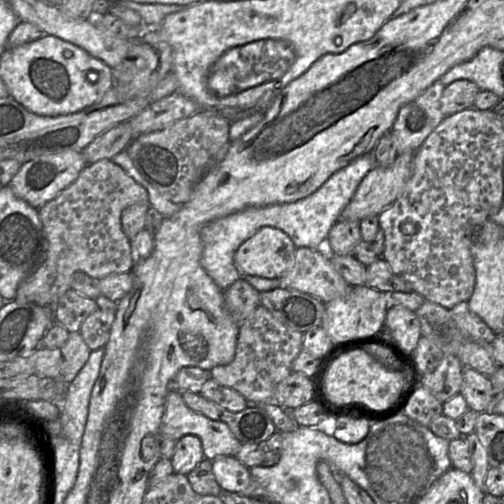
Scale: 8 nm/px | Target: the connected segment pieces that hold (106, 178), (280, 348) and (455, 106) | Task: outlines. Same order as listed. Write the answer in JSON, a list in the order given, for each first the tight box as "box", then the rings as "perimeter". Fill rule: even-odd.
[{"box":[14,159,149,307],"perimeter":[[[111,159],[88,164],[71,185],[38,209],[48,241],[47,257],[29,277],[19,284],[14,300],[54,307],[59,298],[71,289],[73,275],[76,272],[84,272],[93,279],[130,272],[134,263],[131,257],[130,240],[122,229],[121,215],[126,207],[133,204],[149,204],[145,188]]]},{"box":[210,305,303,404],"perimeter":[[[260,305],[239,326],[233,361],[211,369],[210,377],[240,393],[248,404],[274,402],[276,387],[292,373],[292,363],[302,346],[303,333],[288,328]]]},{"box":[440,80,480,116],"perimeter":[[[456,80],[447,85],[440,99],[441,111],[445,116],[473,107],[480,88],[470,80]]]}]

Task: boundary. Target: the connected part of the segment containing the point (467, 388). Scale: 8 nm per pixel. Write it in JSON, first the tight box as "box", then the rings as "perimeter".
{"box":[460,367,494,413],"perimeter":[[[463,367],[460,393],[465,398],[468,409],[477,413],[487,411],[494,397],[489,377],[470,367]]]}

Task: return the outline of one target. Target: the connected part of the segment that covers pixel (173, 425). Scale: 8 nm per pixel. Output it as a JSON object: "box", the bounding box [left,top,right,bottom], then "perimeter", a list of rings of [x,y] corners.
{"box":[160,389,241,460],"perimeter":[[[176,389],[168,392],[165,411],[161,419],[160,433],[162,437],[170,437],[178,441],[185,435],[195,435],[201,440],[204,458],[214,460],[218,456],[236,456],[241,442],[234,436],[226,423],[212,420],[205,415],[191,410],[184,402],[182,394]]]}

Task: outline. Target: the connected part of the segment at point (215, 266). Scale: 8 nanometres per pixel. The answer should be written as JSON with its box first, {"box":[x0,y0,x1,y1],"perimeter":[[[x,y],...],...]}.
{"box":[201,149,376,289],"perimeter":[[[374,149],[332,174],[324,184],[311,195],[293,203],[275,204],[264,207],[250,207],[206,224],[201,230],[201,264],[215,284],[227,289],[241,278],[234,262],[239,246],[260,228],[274,227],[285,232],[296,248],[320,249],[324,247],[331,226],[340,218],[341,211],[348,205],[366,174],[376,165]]]}

